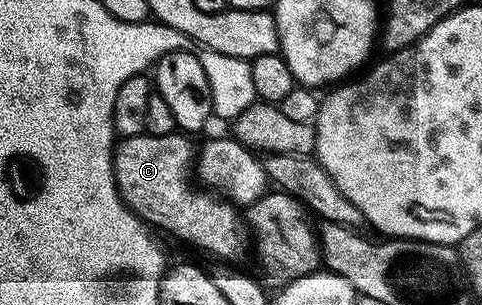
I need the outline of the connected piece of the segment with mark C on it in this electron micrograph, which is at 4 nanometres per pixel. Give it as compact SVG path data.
M139 135L121 140L114 150L116 186L129 209L149 226L165 229L174 237L181 237L186 244L217 257L220 263L228 263L224 261L234 260L244 245L244 233L240 230L242 217L236 214L235 204L211 192L199 193L192 189L188 172L194 169L194 153L192 157L192 145L187 140L191 141L184 135Z

